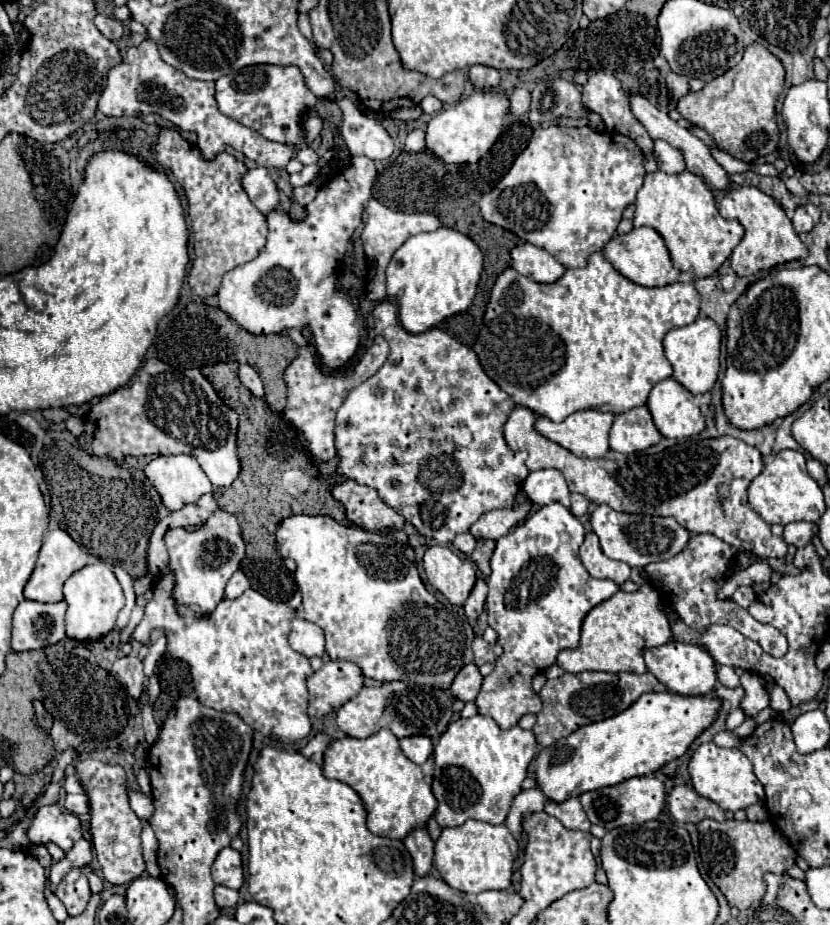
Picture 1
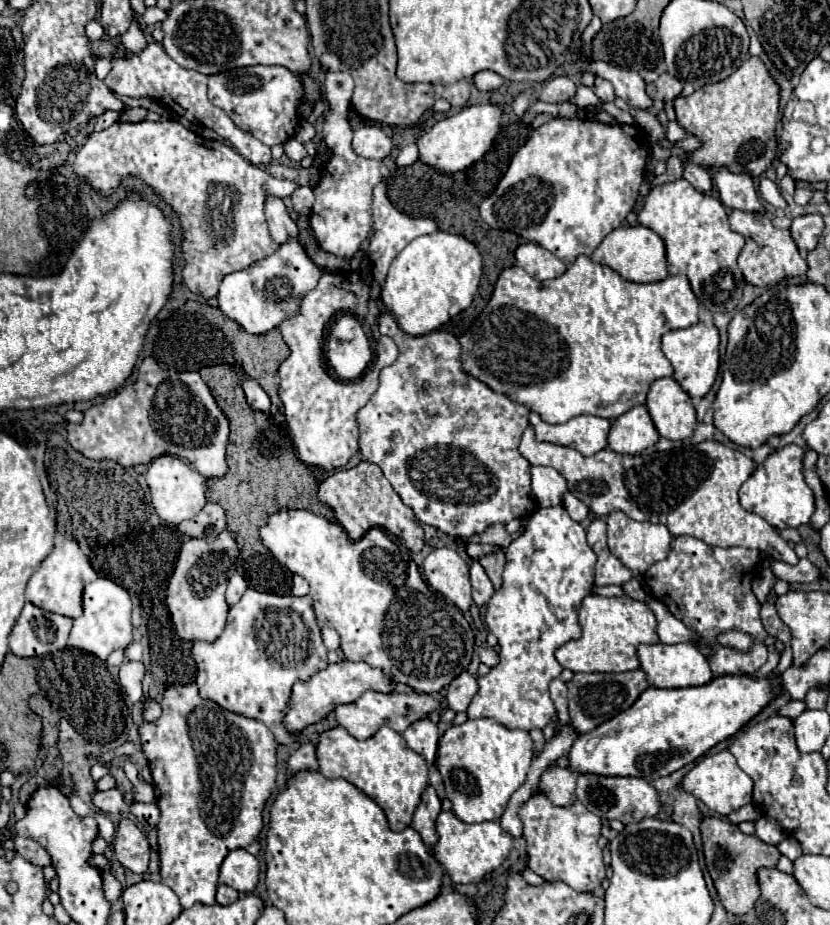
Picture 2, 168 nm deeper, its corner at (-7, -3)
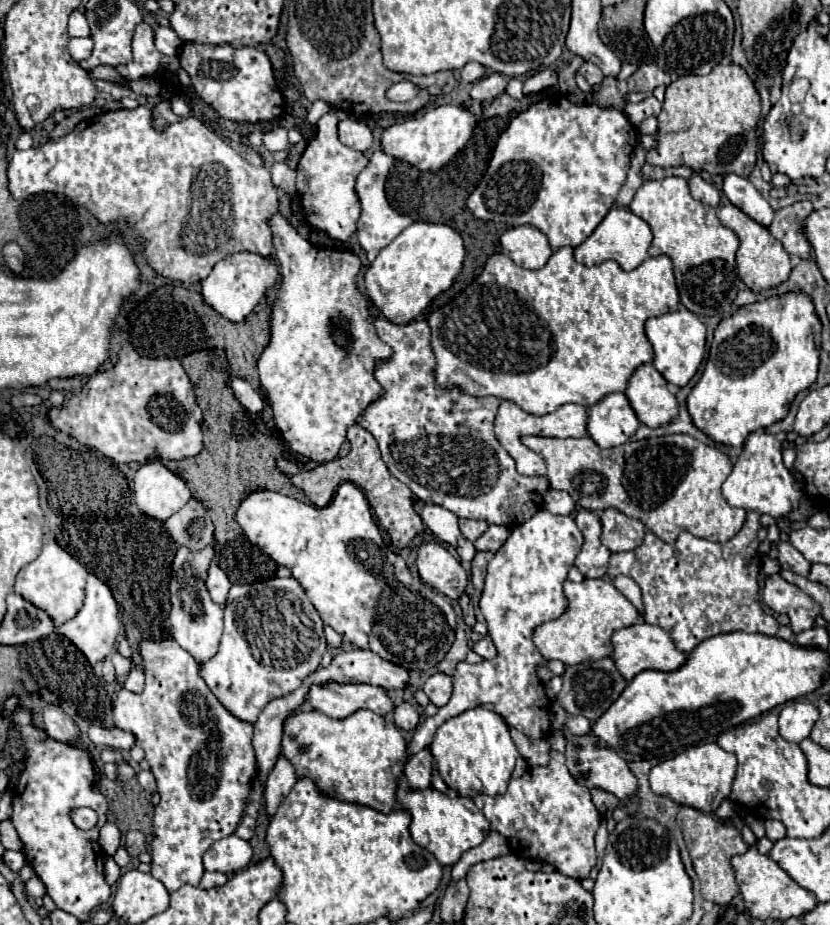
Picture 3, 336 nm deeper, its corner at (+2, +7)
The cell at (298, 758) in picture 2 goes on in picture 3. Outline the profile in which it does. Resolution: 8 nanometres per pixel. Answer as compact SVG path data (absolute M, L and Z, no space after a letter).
M280 754L280 758L276 760L274 770L268 774L266 780L266 812L268 816L272 816L278 810L278 804L286 798L286 794L292 790L292 786L296 784L296 770L292 766L292 762Z

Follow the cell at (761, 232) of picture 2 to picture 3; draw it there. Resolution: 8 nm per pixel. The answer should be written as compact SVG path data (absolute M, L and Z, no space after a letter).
M724 204L718 208L718 218L724 226L732 228L738 238L740 238L740 248L736 252L736 266L738 266L738 274L742 278L742 282L754 290L754 292L762 292L766 288L778 286L780 282L784 282L792 270L790 264L790 254L786 254L786 250L782 250L782 242L778 242L770 230L758 222L754 222L750 216L746 216L740 208L736 208L734 204Z

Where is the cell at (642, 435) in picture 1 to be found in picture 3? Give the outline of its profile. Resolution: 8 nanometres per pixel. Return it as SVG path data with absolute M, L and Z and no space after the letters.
M624 392L608 394L590 406L588 434L600 448L614 448L628 442L638 426L638 416L630 410L630 402L626 402Z

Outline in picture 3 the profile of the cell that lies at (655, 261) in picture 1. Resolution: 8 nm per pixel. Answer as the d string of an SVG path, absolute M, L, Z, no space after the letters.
M612 208L606 214L606 218L598 224L598 228L574 250L574 256L580 264L586 266L594 266L604 260L616 260L622 270L634 270L646 260L650 244L652 244L652 230L642 218L632 214L628 208Z

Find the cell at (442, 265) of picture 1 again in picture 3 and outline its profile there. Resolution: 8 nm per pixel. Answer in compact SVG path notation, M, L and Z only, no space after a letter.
M414 222L400 232L370 264L364 274L364 288L374 306L394 324L412 322L428 304L446 292L462 272L466 250L462 236L446 224Z

